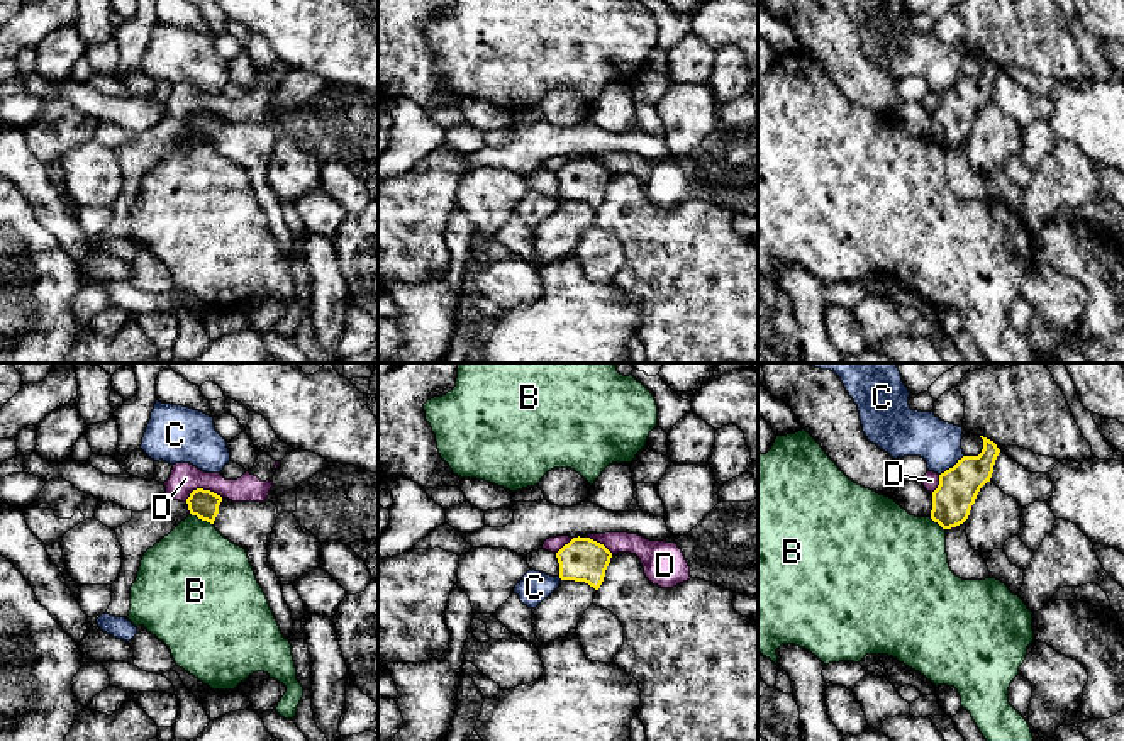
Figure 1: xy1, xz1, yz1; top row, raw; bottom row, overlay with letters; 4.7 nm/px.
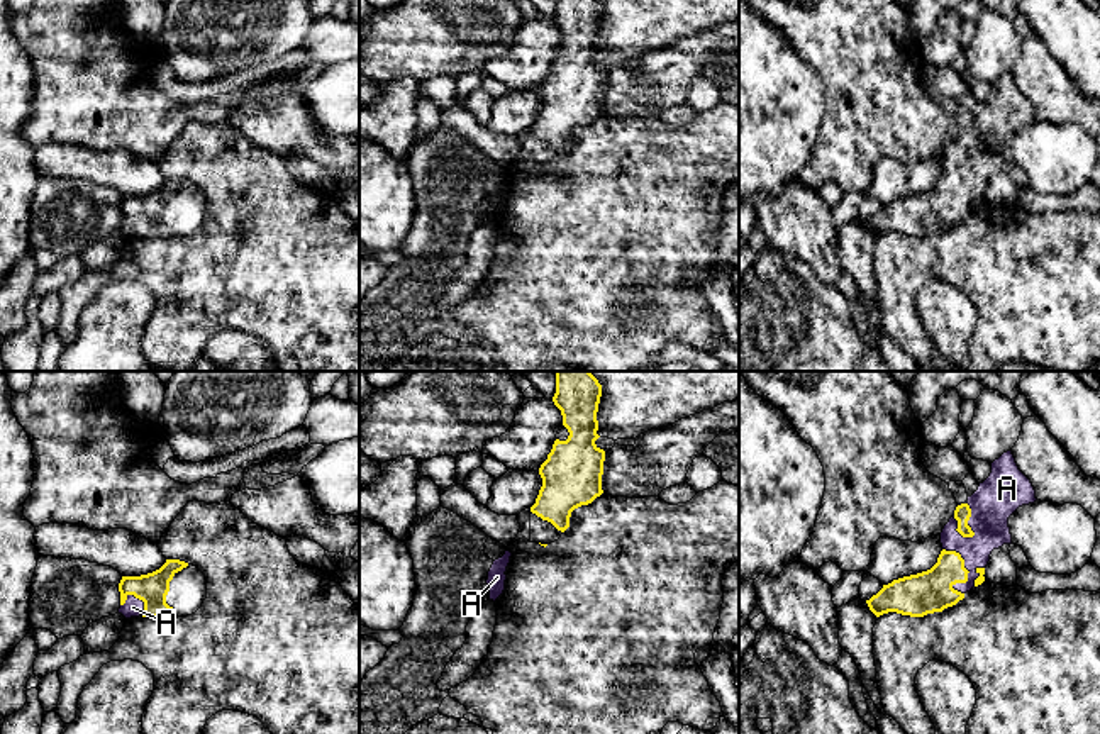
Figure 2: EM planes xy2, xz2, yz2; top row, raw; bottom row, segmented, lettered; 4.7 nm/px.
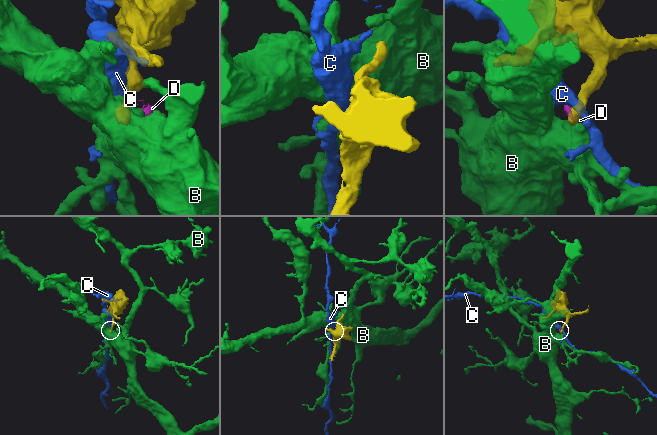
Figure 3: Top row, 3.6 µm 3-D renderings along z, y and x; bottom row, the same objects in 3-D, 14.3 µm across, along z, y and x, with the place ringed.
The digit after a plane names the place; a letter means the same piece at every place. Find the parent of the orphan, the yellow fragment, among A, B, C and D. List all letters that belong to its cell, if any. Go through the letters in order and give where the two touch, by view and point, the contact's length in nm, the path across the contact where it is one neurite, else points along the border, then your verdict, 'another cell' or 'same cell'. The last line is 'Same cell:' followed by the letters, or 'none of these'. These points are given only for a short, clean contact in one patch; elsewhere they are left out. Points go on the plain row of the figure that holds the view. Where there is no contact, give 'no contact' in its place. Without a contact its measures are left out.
A: meets yellow in yz2 at (968, 192); contact 240 nm long; same cell
B: meets yellow in xy1 at (202, 139); contact 130 nm long; border along xy1 (190, 133), (212, 144); another cell
C: meets yellow in yz1 at (953, 87); contact 160 nm long; border along yz1 (963, 75), (940, 95); another cell
D: meets yellow in xy1 at (202, 109); contact 180 nm long; border along xy1 (221, 117), (209, 111), (195, 109), (185, 121); another cell
Same cell: A

